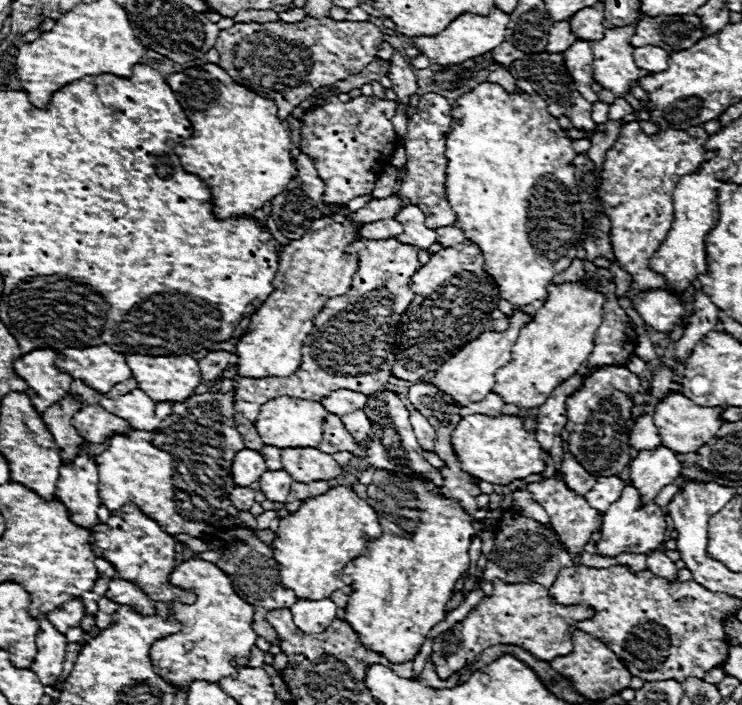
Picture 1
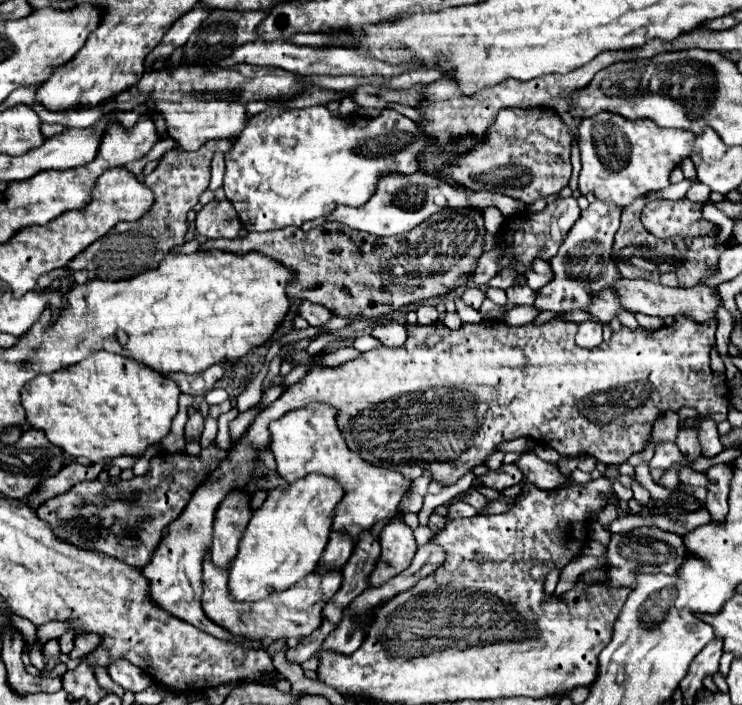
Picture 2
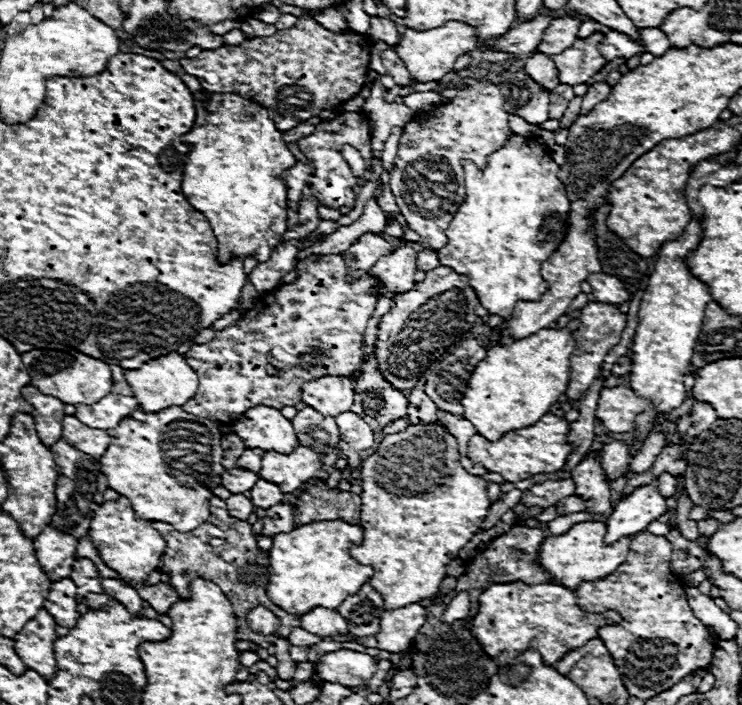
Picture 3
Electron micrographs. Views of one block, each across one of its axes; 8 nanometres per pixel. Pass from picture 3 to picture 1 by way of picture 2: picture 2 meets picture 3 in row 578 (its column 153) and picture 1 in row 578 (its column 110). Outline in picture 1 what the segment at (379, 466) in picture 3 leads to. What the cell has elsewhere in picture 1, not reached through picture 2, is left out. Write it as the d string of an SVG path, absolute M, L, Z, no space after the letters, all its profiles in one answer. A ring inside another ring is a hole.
M376 468L374 478L368 484L368 498L376 500L368 504L372 504L380 516L382 536L368 540L364 552L344 566L344 574L352 576L354 588L344 620L354 628L354 632L360 634L360 642L364 642L366 648L384 654L394 664L408 662L418 654L426 634L446 618L444 606L452 598L454 584L470 568L468 550L476 530L472 526L470 514L466 514L458 502L452 502L436 492L436 484L422 476L408 476L402 472Z

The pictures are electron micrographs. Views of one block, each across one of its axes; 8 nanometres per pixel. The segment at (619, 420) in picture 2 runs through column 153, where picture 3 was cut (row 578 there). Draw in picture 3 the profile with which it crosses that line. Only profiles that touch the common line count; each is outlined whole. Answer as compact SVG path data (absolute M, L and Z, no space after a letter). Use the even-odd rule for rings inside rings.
M592 520L592 522L578 522L562 536L548 536L540 546L540 564L566 588L574 590L576 584L586 580L600 580L612 574L630 552L630 542L634 536L626 536L614 544L604 544L606 524Z

